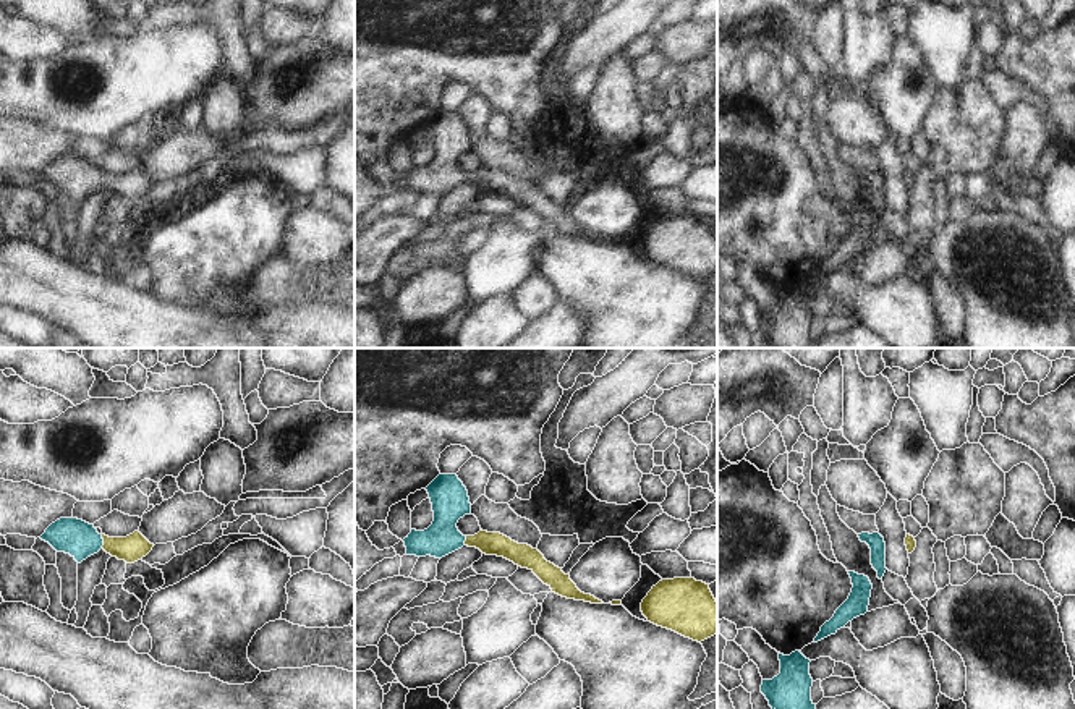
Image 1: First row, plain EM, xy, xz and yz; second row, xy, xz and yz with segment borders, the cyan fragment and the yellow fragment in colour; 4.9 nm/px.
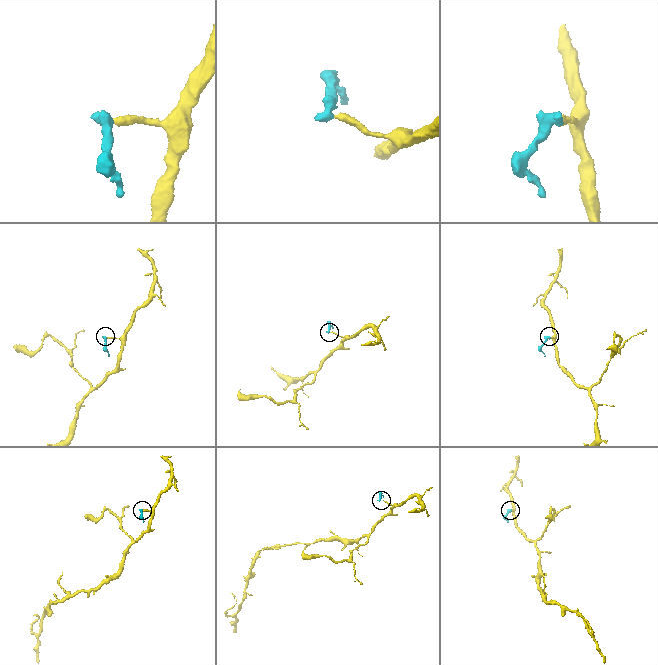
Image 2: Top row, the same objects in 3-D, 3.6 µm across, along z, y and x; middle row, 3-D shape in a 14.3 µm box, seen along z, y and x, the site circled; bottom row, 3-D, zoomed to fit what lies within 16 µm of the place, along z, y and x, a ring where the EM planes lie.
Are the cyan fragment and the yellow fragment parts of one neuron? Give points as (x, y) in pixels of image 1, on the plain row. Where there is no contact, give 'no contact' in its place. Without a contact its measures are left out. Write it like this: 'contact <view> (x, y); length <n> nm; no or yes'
contact xy (102, 178); length 70 nm; yes

